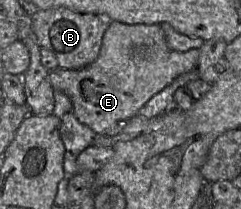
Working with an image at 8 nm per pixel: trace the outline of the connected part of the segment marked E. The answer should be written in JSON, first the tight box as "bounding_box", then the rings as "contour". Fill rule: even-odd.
{"bounding_box":[48,21,199,134],"contour":[[[112,21],[93,63],[78,70],[57,68],[50,71],[48,77],[54,91],[61,91],[70,98],[78,121],[96,134],[104,134],[119,122],[136,116],[154,95],[177,77],[197,69],[198,58],[199,49],[186,52],[170,50],[159,24]]]}

